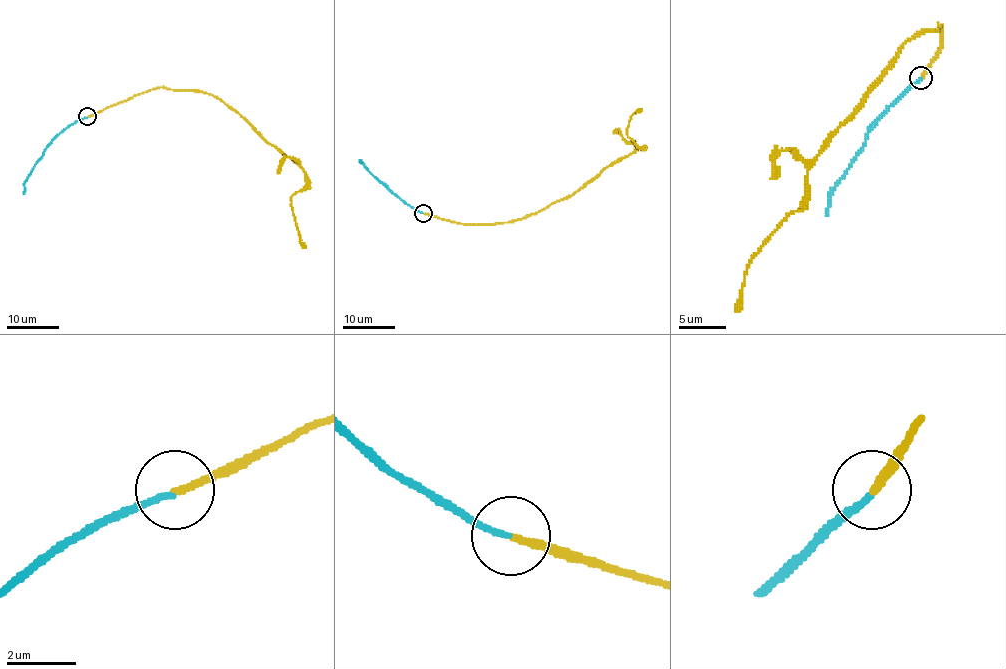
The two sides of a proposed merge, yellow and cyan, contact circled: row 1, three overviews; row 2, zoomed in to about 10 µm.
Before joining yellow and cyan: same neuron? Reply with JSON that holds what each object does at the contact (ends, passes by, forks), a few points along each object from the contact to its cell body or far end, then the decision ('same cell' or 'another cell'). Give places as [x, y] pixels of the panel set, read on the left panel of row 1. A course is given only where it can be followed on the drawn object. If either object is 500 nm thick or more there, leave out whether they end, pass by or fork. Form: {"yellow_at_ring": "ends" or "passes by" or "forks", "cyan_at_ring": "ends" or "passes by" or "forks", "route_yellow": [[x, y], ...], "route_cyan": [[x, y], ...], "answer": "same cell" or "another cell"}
{"yellow_at_ring": "ends", "cyan_at_ring": "ends", "route_yellow": [[87, 117], [160, 87], [213, 95], [303, 170], [306, 186], [291, 197], [291, 210], [306, 248]], "route_cyan": [[87, 117], [69, 125], [52, 142], [27, 178], [23, 194]], "answer": "same cell"}

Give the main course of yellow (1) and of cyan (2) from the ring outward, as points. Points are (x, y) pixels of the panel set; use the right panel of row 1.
1: (921, 78), (940, 50), (940, 24), (910, 38), (830, 134), (807, 173), (807, 201), (746, 269), (737, 311)
2: (921, 78), (875, 122), (861, 153), (835, 187), (826, 215)

